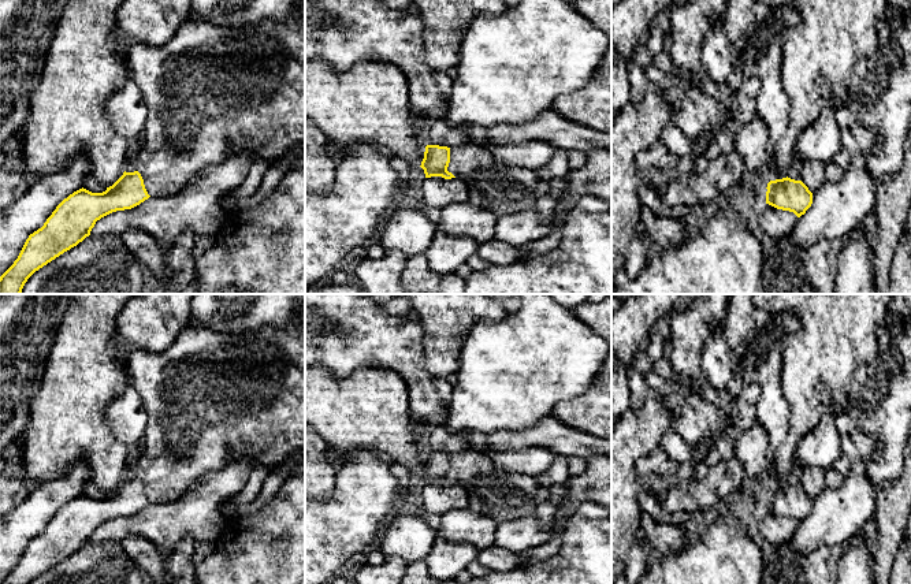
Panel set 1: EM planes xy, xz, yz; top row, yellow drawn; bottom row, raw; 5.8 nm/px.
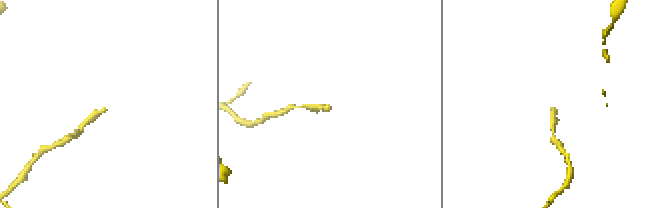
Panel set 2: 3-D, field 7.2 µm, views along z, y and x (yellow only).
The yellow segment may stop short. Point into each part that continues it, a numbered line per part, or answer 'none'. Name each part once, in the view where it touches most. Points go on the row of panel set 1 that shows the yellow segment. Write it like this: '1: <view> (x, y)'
1: xz (501, 189)

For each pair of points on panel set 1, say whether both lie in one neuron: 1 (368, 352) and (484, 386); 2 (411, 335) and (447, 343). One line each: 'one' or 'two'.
1: two
2: two

